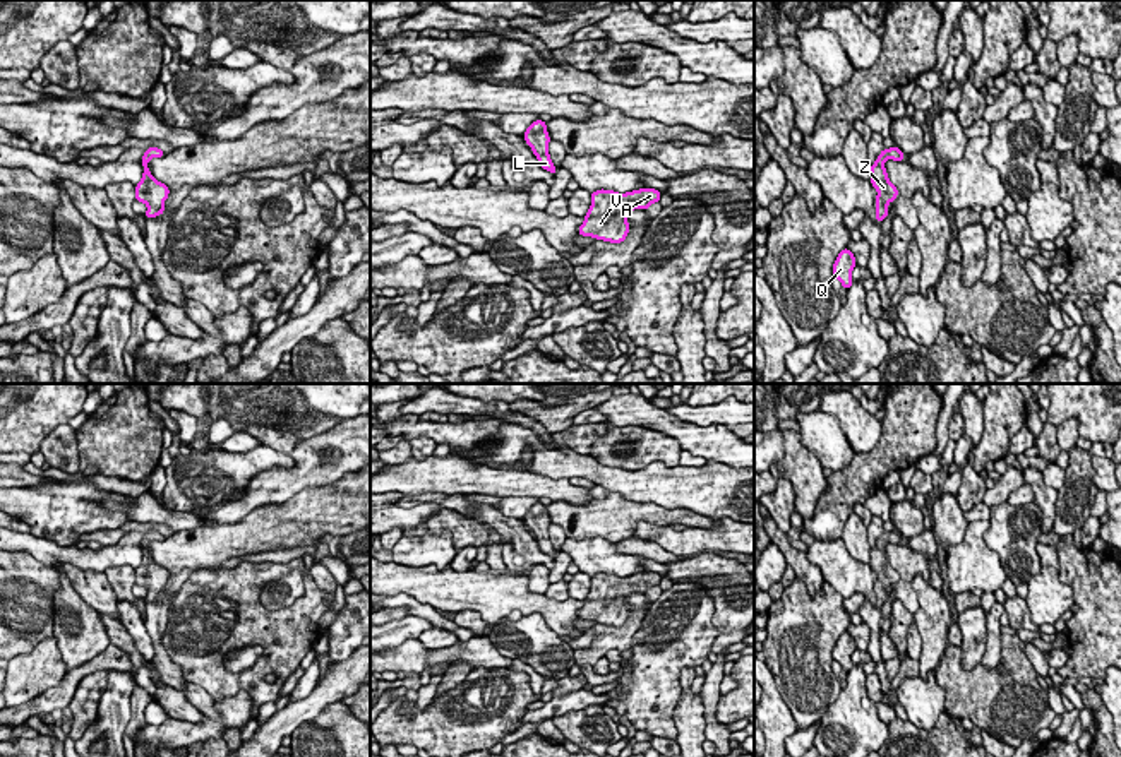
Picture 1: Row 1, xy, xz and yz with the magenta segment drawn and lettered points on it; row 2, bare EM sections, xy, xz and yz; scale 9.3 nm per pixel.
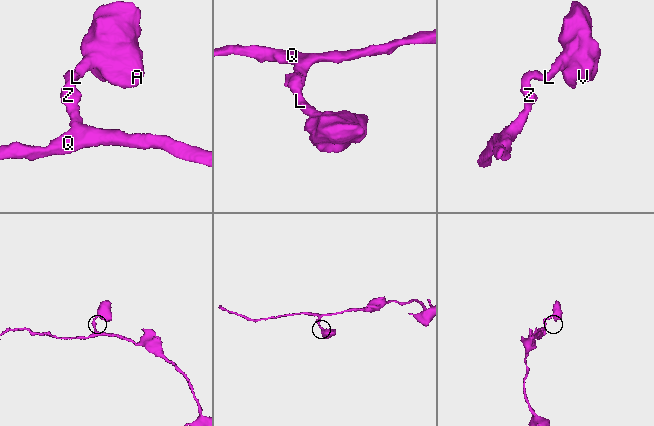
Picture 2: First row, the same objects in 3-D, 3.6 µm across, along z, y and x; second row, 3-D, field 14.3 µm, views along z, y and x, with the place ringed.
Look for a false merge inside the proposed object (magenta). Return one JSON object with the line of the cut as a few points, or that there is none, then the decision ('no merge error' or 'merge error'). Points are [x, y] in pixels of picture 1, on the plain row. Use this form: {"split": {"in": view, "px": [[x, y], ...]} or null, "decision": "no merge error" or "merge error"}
{"split": null, "decision": "no merge error"}

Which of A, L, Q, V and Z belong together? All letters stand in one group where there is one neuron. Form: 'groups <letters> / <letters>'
groups A L Q V Z

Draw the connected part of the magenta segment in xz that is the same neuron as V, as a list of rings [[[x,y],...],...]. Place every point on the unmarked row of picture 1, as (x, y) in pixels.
[[[650,570],[626,577],[605,572],[595,574],[578,617],[610,627],[622,627],[629,618],[627,598],[634,593],[646,594],[651,587],[660,586],[660,581],[662,575]]]

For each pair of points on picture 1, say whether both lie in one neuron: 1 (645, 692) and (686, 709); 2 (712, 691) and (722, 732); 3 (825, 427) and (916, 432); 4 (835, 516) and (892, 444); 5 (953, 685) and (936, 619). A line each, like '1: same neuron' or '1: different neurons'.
1: different neurons
2: same neuron
3: different neurons
4: same neuron
5: different neurons

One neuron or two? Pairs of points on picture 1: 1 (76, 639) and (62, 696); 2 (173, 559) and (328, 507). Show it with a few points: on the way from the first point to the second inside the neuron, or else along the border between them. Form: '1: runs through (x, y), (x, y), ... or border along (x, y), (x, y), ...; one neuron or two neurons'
1: border along (105, 649), (69, 670); two neurons
2: runs through (211, 547), (245, 538), (268, 528), (290, 524); one neuron

